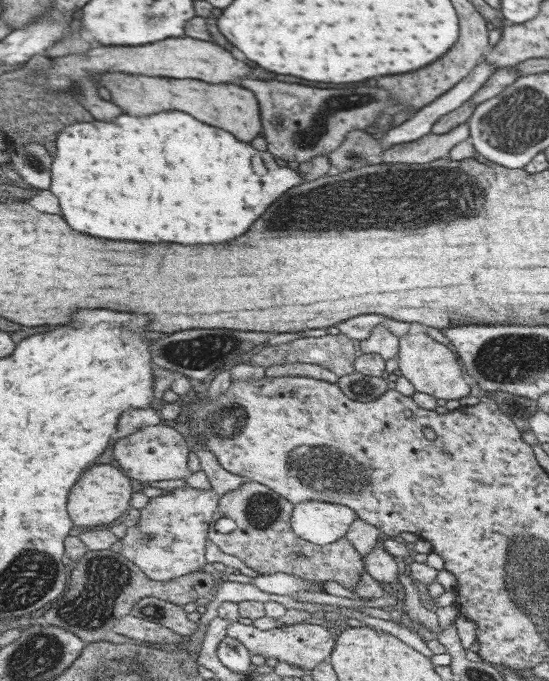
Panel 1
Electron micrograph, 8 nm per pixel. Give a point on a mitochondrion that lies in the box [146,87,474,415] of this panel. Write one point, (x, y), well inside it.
(307, 136)

